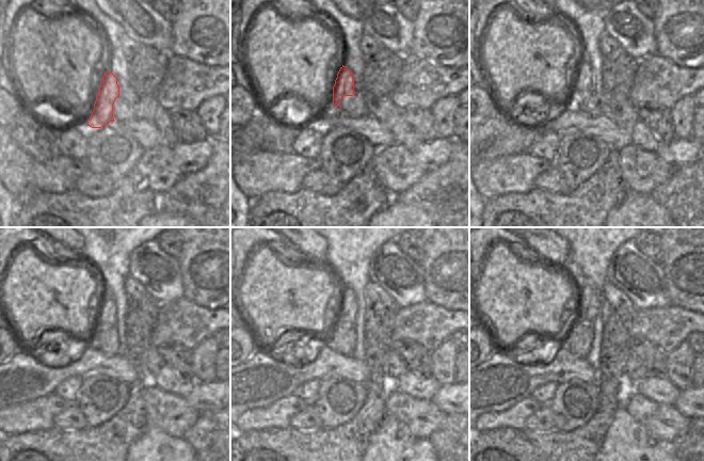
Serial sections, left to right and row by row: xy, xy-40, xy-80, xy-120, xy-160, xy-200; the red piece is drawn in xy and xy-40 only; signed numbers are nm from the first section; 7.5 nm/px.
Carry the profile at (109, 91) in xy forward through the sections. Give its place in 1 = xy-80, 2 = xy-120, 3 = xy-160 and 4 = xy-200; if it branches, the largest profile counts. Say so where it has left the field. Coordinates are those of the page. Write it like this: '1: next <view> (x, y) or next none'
1: next xy-80 (582, 80)
2: next xy-120 (106, 318)
3: next xy-160 (347, 313)
4: next xy-200 (589, 297)

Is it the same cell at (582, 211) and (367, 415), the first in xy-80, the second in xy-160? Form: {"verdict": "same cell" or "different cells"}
{"verdict": "same cell"}

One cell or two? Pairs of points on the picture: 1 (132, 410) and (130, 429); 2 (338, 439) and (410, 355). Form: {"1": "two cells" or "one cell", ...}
{"1": "one cell", "2": "two cells"}

